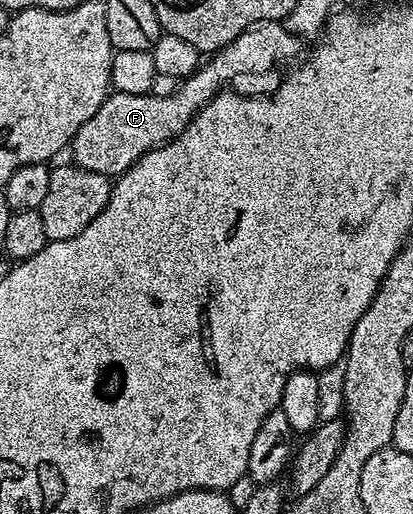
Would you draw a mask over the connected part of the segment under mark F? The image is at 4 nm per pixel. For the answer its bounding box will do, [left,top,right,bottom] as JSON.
[68,21,299,179]

